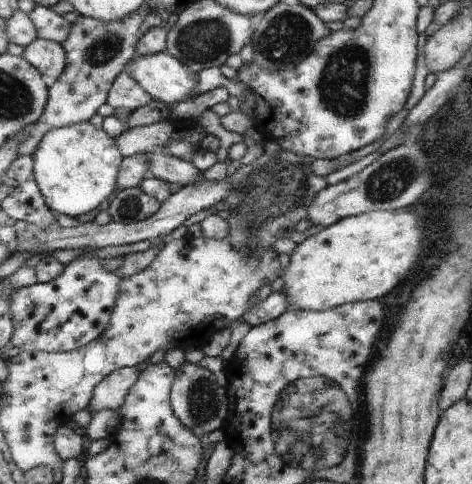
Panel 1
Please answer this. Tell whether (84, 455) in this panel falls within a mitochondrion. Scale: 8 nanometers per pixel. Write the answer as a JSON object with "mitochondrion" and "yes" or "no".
{"mitochondrion":"no"}

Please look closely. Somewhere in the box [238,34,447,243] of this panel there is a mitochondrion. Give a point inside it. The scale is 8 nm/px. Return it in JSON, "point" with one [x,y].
{"point":[343,85]}

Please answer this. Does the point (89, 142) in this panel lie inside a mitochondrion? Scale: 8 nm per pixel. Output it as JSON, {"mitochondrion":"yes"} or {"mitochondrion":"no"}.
{"mitochondrion":"no"}

